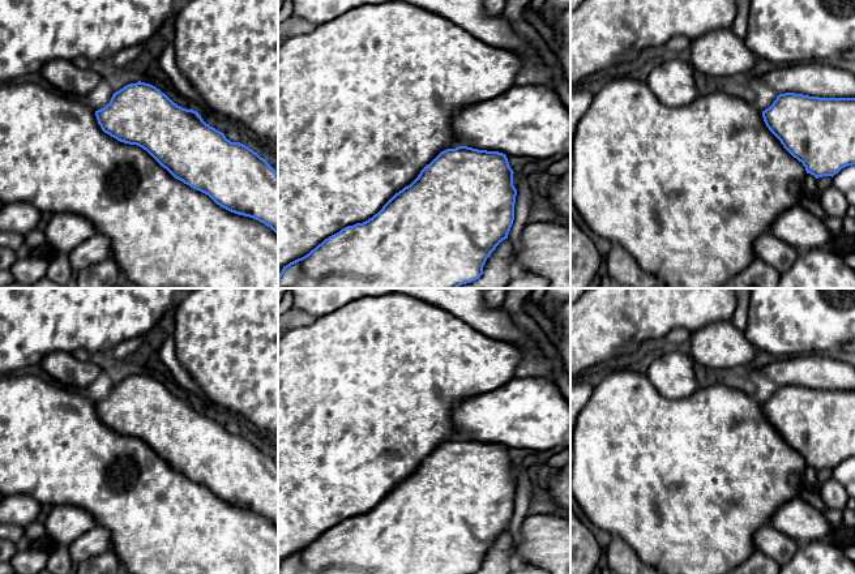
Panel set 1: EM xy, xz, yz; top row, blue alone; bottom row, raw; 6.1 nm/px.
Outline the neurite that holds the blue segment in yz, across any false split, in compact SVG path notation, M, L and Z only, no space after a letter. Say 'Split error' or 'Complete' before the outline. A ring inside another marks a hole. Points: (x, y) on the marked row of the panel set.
Split error. M621 74L595 87L591 104L578 123L570 159L570 197L593 232L610 240L611 244L621 245L642 270L662 279L667 288L724 288L756 260L754 241L757 237L766 234L781 214L799 205L808 174L816 179L833 177L842 168L852 164L855 164L855 98L818 98L785 93L779 94L773 104L761 112L740 98L713 93L698 94L687 106L667 107L655 99L646 82Z

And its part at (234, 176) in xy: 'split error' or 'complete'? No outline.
split error

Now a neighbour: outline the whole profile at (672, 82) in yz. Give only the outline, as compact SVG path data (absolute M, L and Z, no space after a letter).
M672 59L657 63L646 83L659 103L667 107L681 107L698 95L693 74L689 63Z

